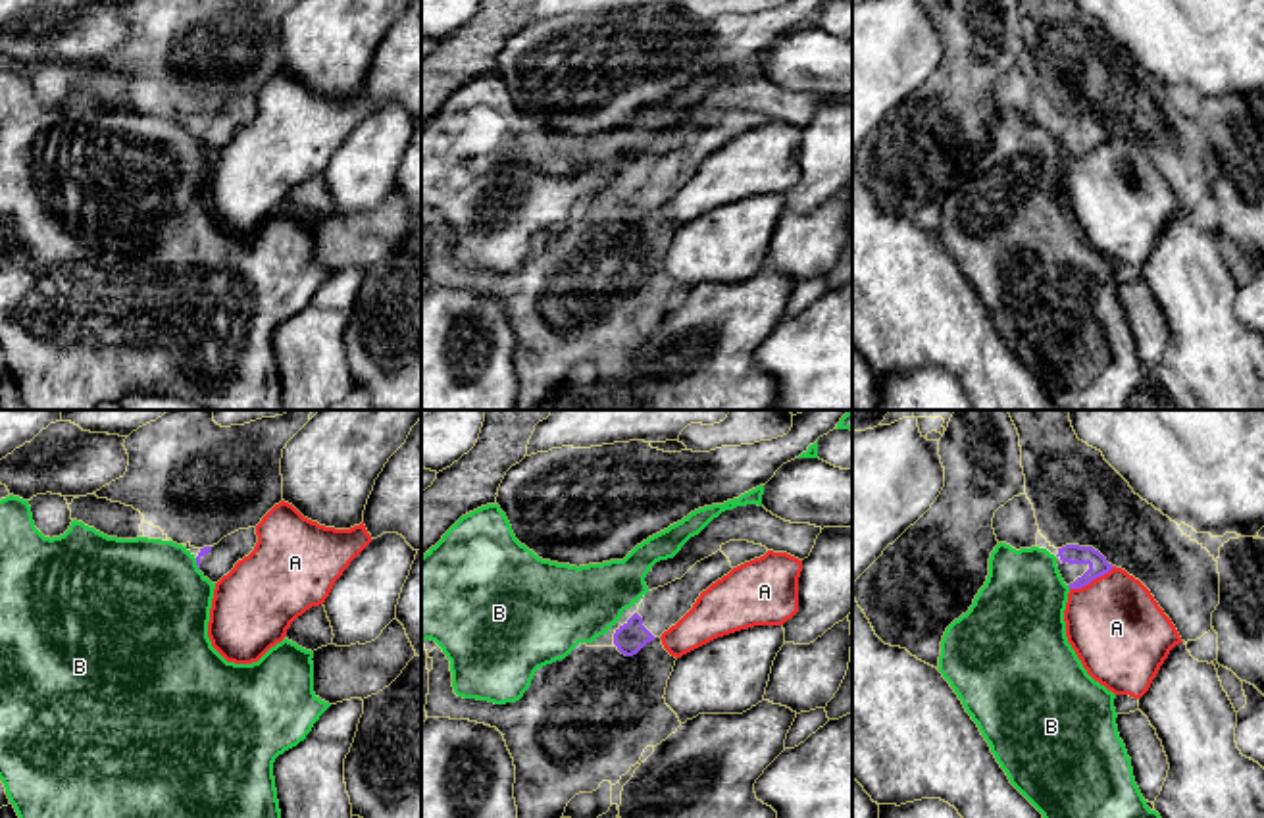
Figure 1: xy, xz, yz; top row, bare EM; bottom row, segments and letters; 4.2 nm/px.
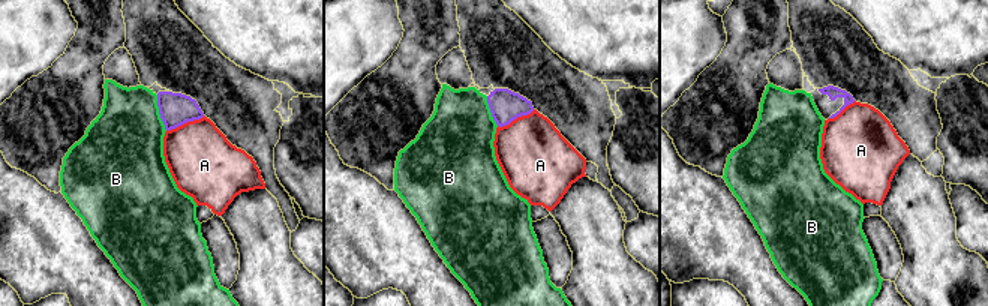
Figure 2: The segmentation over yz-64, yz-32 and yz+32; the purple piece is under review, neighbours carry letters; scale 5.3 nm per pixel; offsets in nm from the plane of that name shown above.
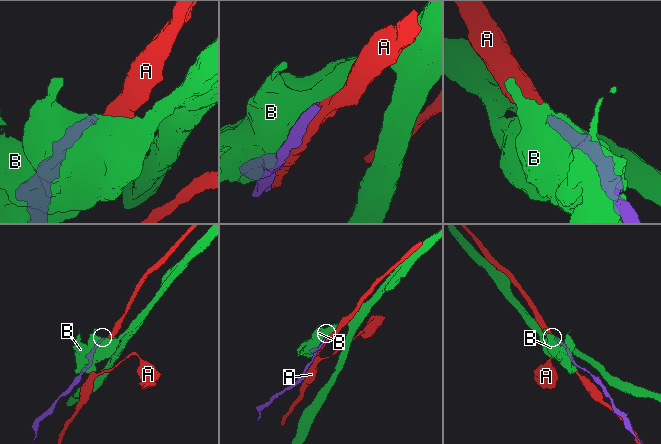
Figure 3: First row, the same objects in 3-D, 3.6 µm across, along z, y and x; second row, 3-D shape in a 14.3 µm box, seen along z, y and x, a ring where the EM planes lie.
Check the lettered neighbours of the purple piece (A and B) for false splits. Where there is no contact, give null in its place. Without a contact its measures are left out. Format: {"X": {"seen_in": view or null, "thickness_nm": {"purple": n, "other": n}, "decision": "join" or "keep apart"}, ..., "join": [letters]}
{"A": {"seen_in": "yz", "thickness_nm": {"purple": 80, "other": 400}, "decision": "keep apart"}, "B": {"seen_in": "xy", "thickness_nm": {"purple": 40, "other": 500}, "decision": "keep apart"}, "join": []}

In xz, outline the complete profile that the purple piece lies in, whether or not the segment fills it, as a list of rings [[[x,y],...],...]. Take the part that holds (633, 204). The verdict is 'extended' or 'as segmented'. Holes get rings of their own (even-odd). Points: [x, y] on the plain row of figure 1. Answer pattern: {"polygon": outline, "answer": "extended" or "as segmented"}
{"polygon": [[[748,110],[721,114],[716,123],[696,131],[681,148],[648,160],[639,179],[616,198],[614,214],[625,225],[637,223],[646,212],[675,194],[712,152],[766,121],[766,115]]], "answer": "extended"}

